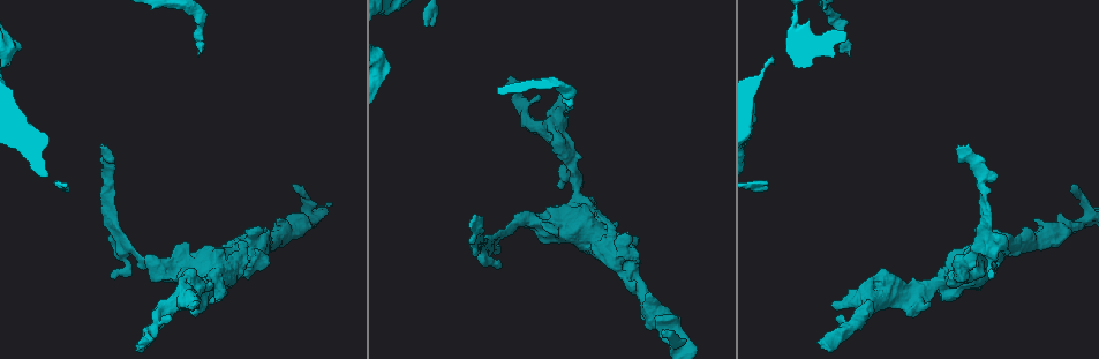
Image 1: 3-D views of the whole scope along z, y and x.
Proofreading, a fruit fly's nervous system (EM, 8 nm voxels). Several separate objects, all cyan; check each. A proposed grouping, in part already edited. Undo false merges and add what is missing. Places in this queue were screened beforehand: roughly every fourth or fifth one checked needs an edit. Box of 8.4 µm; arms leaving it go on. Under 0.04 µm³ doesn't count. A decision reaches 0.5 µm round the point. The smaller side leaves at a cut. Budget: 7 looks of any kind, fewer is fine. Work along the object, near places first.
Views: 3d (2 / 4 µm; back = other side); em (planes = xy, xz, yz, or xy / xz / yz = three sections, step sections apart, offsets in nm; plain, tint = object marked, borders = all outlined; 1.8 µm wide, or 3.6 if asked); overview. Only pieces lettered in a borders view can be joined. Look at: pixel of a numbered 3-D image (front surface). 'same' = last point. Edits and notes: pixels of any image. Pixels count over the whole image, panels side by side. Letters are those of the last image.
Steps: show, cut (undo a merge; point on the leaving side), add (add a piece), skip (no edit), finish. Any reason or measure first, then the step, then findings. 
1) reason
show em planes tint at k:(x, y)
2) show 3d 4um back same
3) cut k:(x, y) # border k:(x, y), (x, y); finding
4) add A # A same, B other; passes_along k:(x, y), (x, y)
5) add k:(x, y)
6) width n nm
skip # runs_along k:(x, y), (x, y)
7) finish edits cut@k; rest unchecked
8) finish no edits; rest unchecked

narrows sharply
show em 3.6um planes tint at 1:(258, 245)

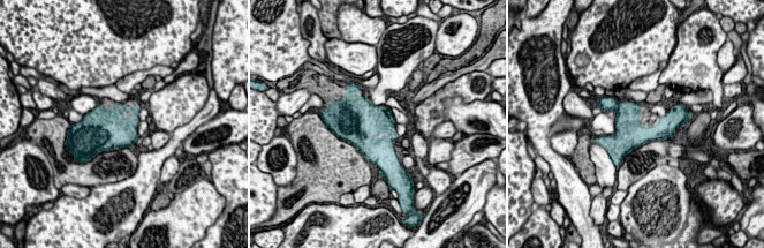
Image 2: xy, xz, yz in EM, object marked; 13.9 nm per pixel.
show em 3.6um planes borders same

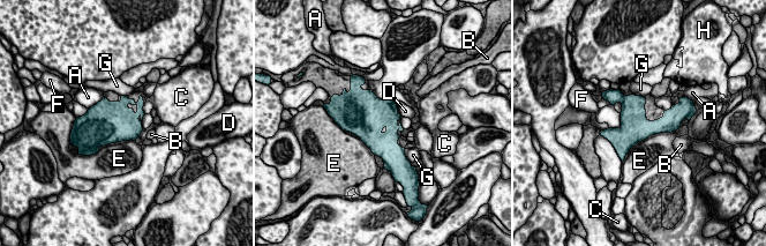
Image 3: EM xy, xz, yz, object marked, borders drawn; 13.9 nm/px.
skip # A other, B other, C other, D other, E other, F other, G other, H other; border 3:(144, 113), (142, 128); one neuron here

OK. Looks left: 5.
stops while still wide
show 3d 2um at 1:(192, 305)

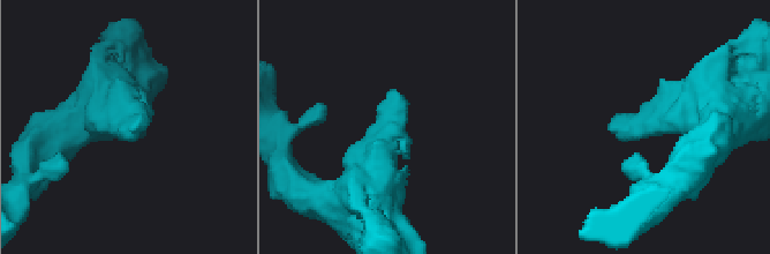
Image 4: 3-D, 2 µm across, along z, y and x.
show em xy step 16 tint at 4:(613, 123)

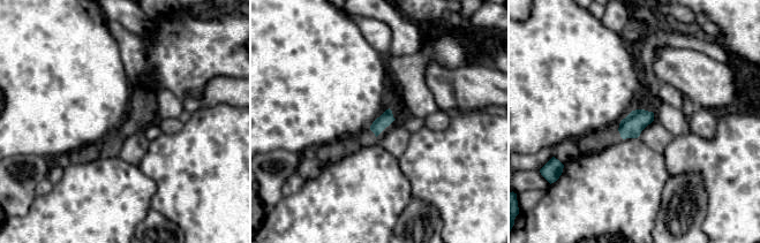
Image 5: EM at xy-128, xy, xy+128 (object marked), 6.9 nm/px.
show em planes borders same

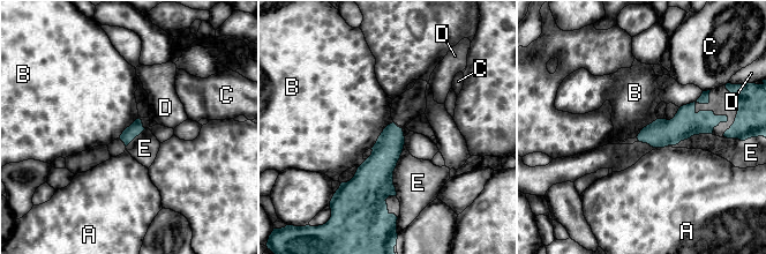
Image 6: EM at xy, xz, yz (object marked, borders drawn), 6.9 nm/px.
skip # A other, B other, C other, D other, E other; runs_along 6:(714, 118), (640, 137); none of them fits

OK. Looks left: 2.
arms part here
show 3d 2um at 1:(207, 294)

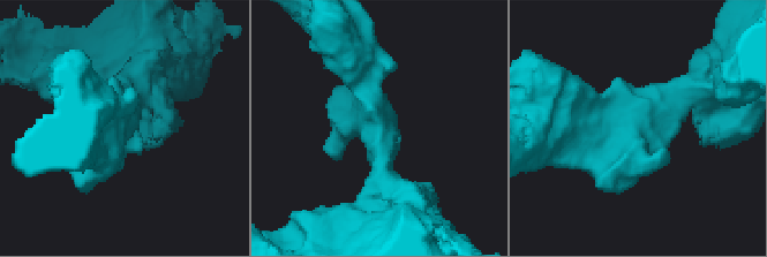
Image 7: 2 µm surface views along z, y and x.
now the EM
show em 3.6um planes borders at 7:(636, 117)

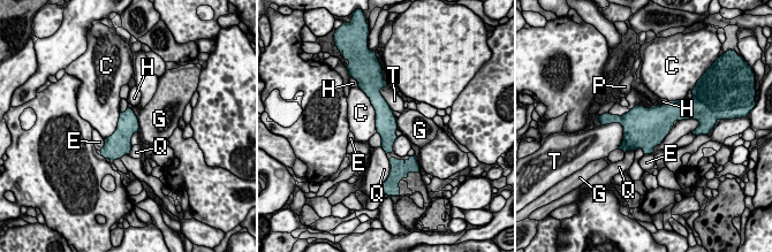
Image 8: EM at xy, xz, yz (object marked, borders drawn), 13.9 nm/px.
width 300 nm
skip # C other, E other, G other, H other, P other, Q other, T other; runs_along 8:(376, 93), (385, 119), (388, 150); continuous, no second neuron

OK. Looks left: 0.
finish no edits; rest unchecked

